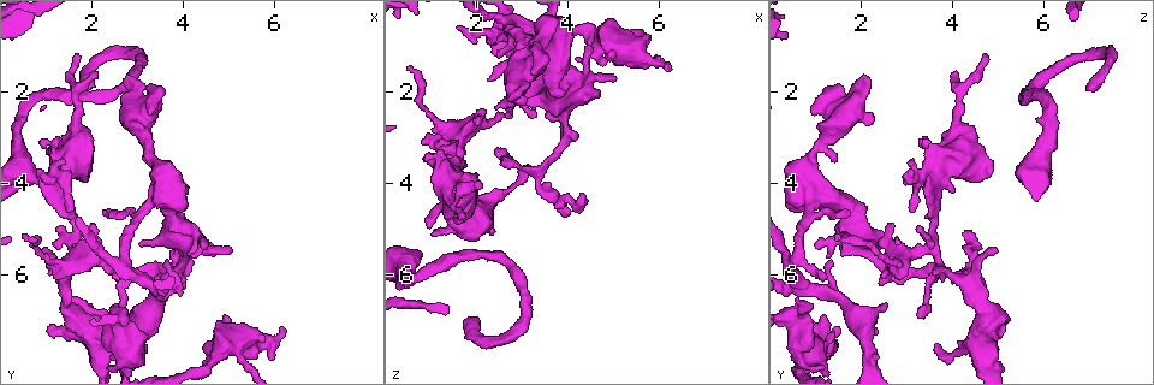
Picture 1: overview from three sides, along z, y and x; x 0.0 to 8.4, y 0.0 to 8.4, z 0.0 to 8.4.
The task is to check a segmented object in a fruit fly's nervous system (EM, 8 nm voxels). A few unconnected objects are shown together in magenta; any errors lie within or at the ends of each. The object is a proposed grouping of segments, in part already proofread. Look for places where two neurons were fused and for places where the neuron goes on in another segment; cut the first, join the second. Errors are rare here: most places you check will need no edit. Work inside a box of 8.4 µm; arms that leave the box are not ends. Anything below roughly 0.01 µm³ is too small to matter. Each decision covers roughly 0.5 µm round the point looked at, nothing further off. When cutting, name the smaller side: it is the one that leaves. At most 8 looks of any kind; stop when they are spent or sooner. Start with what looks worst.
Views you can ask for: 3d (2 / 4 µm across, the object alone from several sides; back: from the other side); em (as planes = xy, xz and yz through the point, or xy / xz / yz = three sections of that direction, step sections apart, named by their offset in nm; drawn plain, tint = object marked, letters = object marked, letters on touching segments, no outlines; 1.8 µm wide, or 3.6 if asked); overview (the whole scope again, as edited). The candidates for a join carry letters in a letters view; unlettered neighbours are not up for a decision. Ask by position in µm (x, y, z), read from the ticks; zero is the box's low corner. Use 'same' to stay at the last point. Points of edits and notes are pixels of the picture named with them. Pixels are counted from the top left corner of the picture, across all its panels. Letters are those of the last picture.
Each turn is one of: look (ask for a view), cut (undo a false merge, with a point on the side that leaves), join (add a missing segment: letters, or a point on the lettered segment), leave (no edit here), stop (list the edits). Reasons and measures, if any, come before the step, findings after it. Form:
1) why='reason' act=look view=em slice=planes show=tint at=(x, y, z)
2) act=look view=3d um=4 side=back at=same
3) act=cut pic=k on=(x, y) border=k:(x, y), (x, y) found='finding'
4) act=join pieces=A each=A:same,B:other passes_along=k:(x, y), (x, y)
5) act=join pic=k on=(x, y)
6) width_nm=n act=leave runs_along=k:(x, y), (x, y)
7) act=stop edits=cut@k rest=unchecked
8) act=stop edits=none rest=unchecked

why='end of a long branch' act=look view=3d um=4 at=(1.75, 1.95, 6.95)

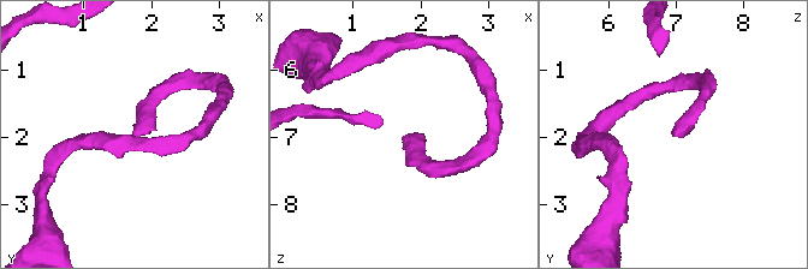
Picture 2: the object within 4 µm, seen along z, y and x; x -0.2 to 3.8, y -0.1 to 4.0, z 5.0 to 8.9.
act=look view=em slice=planes show=letters at=(1.75, 2.00, 7.00)

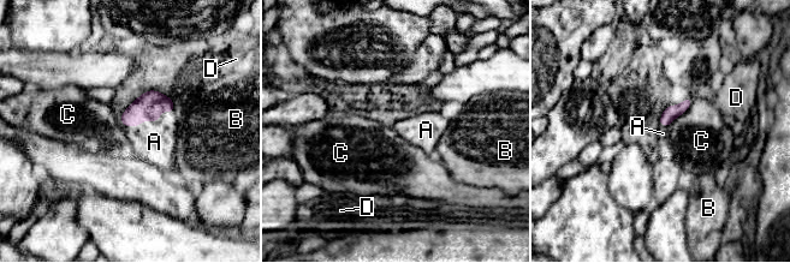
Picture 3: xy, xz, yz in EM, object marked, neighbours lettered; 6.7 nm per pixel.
act=join pieces=A each=A:same,B:other,C:other,D:other found='the neuron continues'

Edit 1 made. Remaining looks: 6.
act=look view=overview

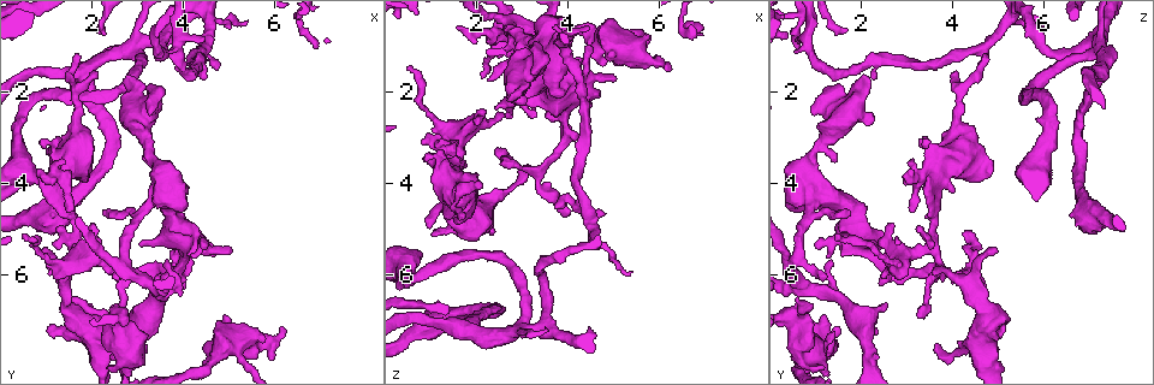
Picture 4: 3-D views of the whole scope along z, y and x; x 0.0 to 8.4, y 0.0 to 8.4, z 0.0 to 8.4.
why='branch stops here' act=look view=3d um=4 at=(5.75, 7.40, 0.80)

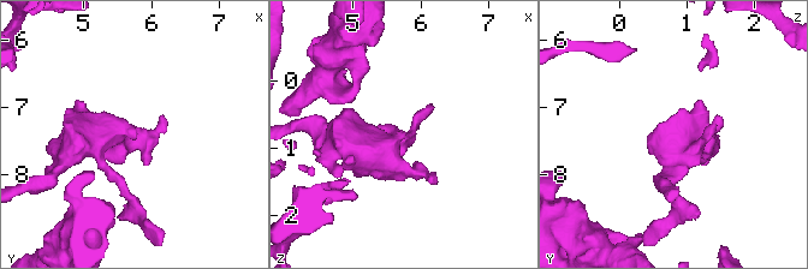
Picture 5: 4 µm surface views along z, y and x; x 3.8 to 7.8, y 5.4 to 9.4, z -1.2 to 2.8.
why='now the EM' act=look view=em slice=xz step=16 show=letters at=(5.80, 7.40, 0.75)

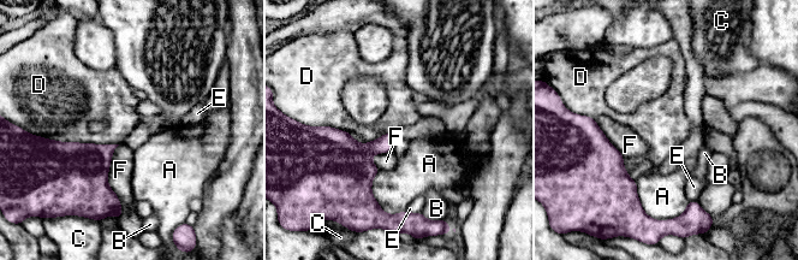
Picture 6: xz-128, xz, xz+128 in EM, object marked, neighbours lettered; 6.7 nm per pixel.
act=leave each=A:other,B:other,C:other,D:other,E:other,F:other border=6:(49, 139), (69, 142), (118, 145) found='no lettered segment goes on from it'

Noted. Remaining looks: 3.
why='branch stops here' act=look view=3d um=2 at=(1.45, 4.60, 3.05)

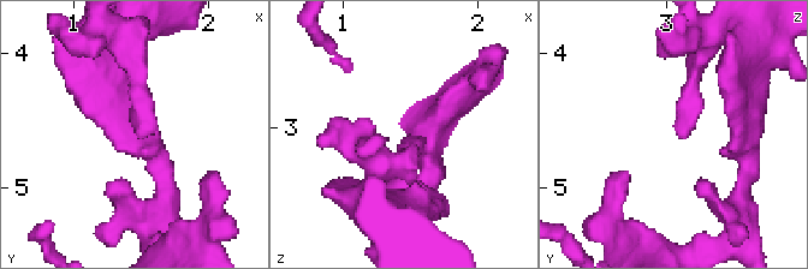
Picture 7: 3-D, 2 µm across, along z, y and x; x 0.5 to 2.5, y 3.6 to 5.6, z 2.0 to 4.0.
act=look view=em slice=planes show=letters at=(1.50, 4.62, 3.08)

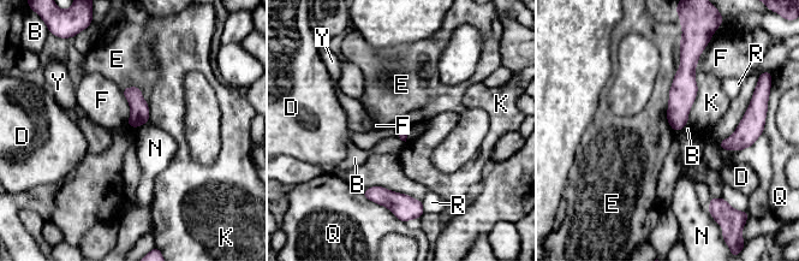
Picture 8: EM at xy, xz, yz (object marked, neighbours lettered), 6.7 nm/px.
act=leave each=B:other,D:other,E:other,F:other,K:other,N:other,Q:other,R:other,Y:other found='no lettered segment goes on from it'

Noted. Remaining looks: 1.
act=stop edits=join@3 rest=unchecked

